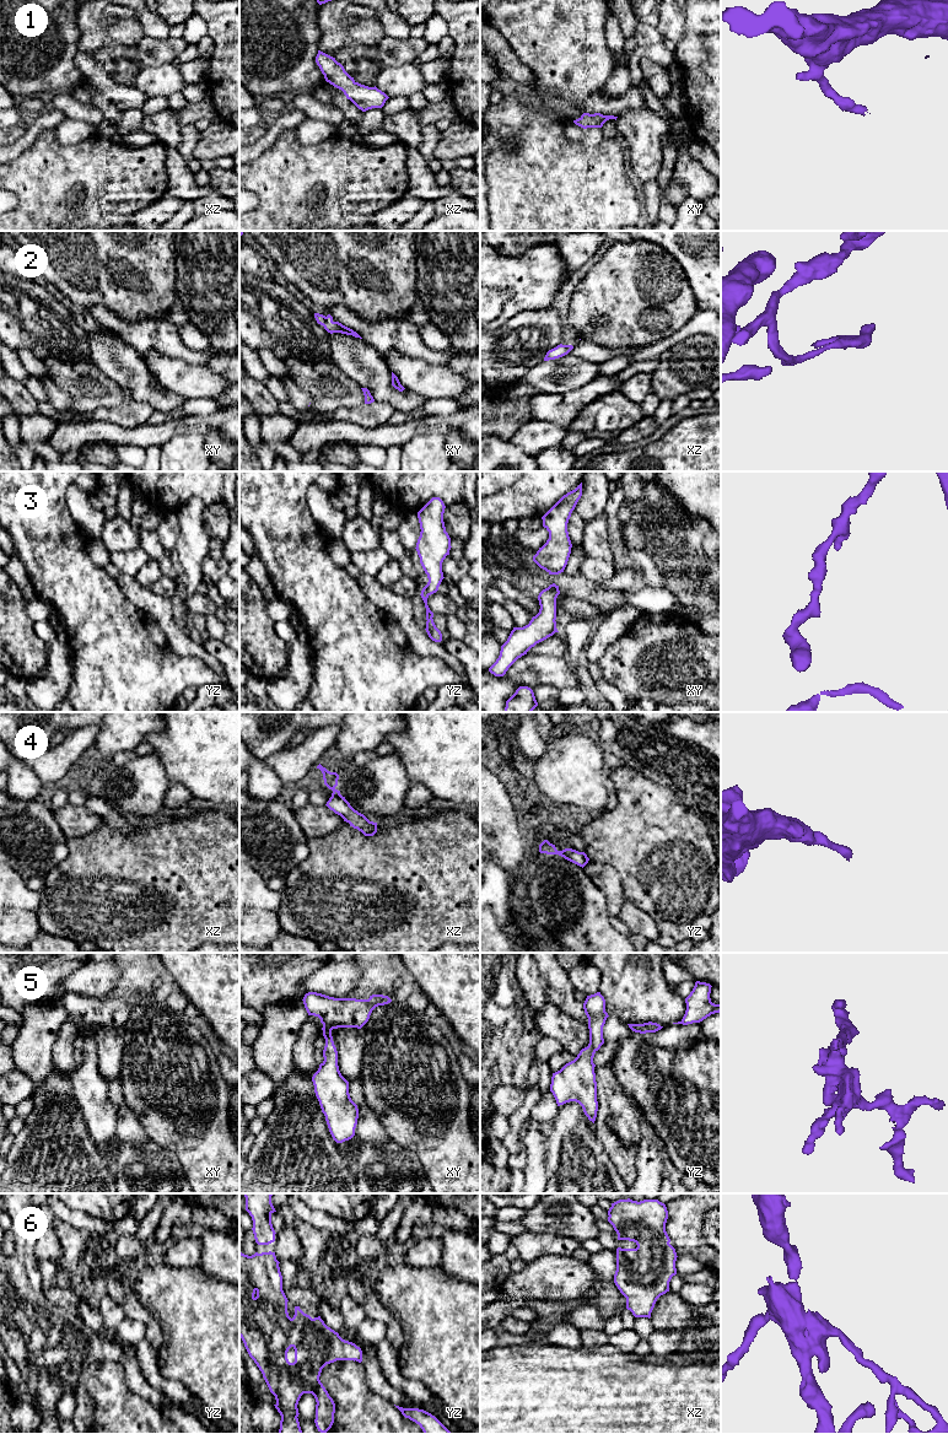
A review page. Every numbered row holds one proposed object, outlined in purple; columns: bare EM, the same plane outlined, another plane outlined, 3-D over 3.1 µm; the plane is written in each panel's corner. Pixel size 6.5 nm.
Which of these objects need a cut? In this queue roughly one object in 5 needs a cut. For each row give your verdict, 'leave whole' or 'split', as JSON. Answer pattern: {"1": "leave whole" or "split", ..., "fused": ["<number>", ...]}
{"1": "leave whole", "2": "leave whole", "3": "leave whole", "4": "leave whole", "5": "leave whole", "6": "leave whole", "fused": []}

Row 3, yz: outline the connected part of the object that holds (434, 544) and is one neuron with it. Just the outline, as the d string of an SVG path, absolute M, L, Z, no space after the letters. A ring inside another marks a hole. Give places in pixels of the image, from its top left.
M432 497L419 512L420 537L416 551L420 564L427 575L429 582L421 591L421 598L426 608L426 632L435 642L442 641L442 634L433 622L433 613L427 605L427 598L438 591L442 582L442 562L451 550L451 538L446 532L443 513L445 503L440 497Z

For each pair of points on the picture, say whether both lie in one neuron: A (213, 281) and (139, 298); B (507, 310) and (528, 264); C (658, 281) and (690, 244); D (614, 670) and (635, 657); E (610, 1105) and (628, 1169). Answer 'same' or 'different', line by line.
A: different
B: same
C: different
D: same
E: same

